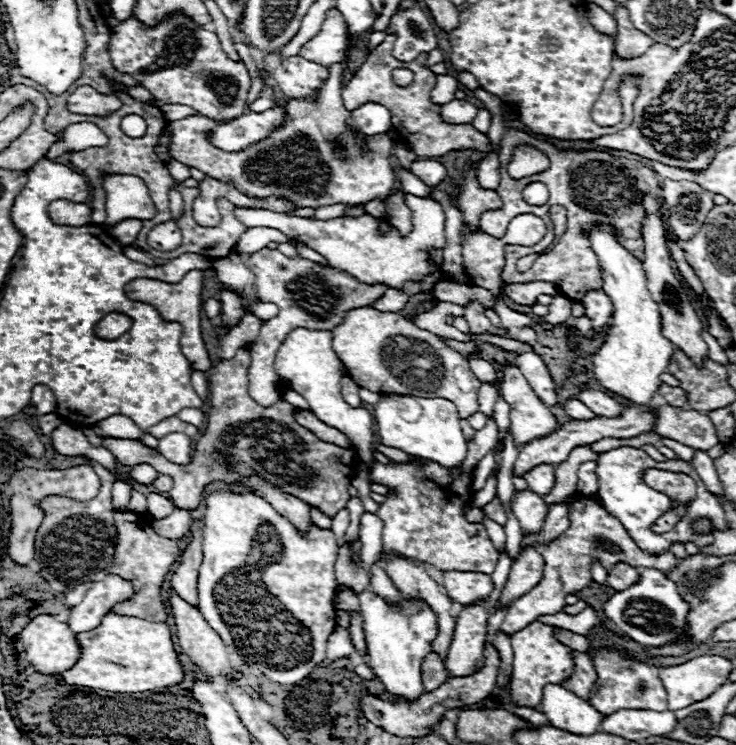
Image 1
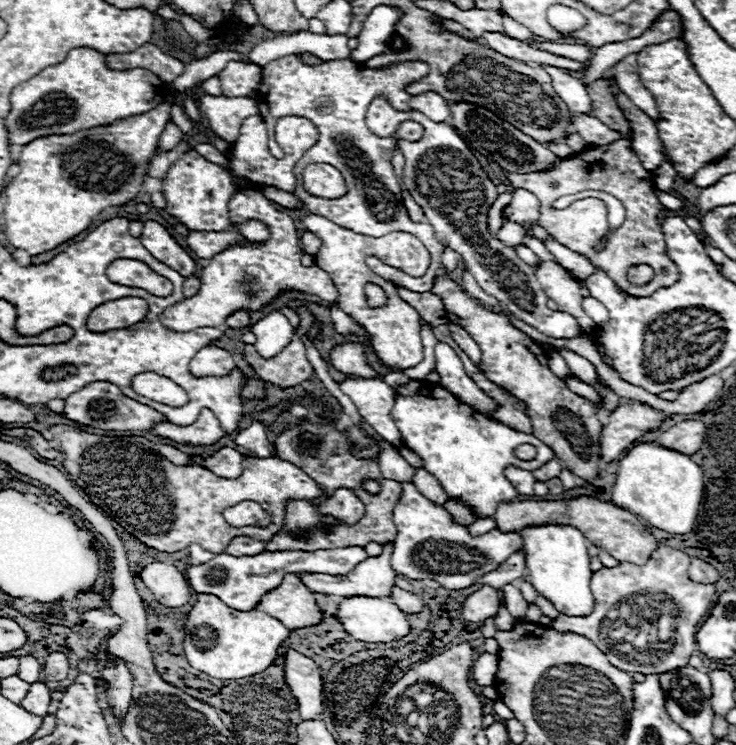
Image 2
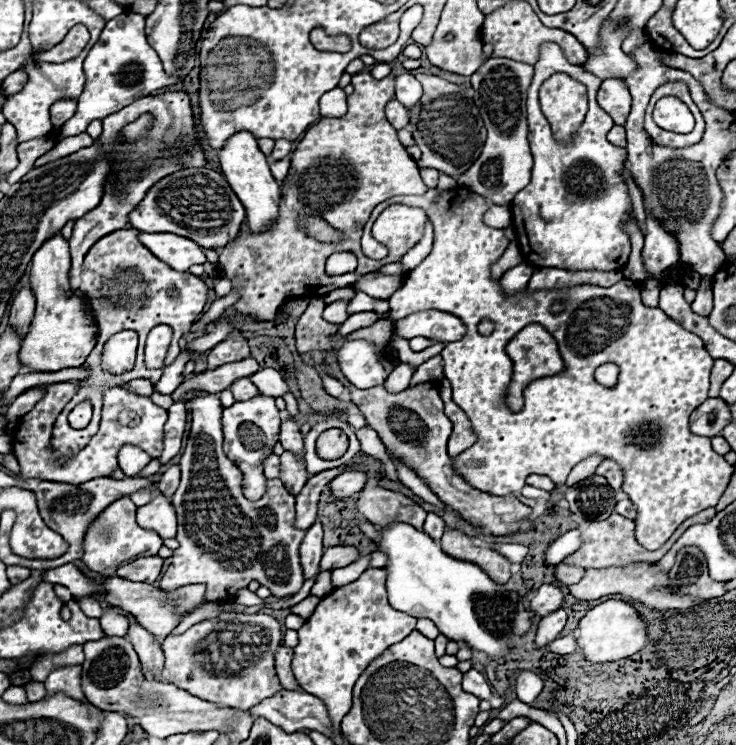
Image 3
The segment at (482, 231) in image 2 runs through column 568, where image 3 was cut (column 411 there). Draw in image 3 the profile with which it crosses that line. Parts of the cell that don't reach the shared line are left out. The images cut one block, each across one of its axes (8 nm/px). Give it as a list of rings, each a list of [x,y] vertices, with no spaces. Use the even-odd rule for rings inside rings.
[[[426,310],[426,312],[416,312],[412,316],[406,316],[404,320],[398,320],[394,324],[394,332],[400,338],[430,338],[434,342],[456,342],[462,340],[466,334],[466,326],[460,318],[448,312],[440,310]]]

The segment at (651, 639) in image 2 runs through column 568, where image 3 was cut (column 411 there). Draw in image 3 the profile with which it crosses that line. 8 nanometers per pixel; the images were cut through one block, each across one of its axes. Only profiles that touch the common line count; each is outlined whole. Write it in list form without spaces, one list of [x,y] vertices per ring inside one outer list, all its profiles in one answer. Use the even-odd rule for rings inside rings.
[[[368,568],[356,582],[336,588],[316,606],[316,612],[298,630],[298,646],[294,648],[292,670],[298,684],[324,700],[332,724],[340,726],[340,720],[352,706],[352,688],[360,672],[380,656],[388,646],[404,640],[416,630],[416,618],[394,610],[388,604],[386,570]]]

